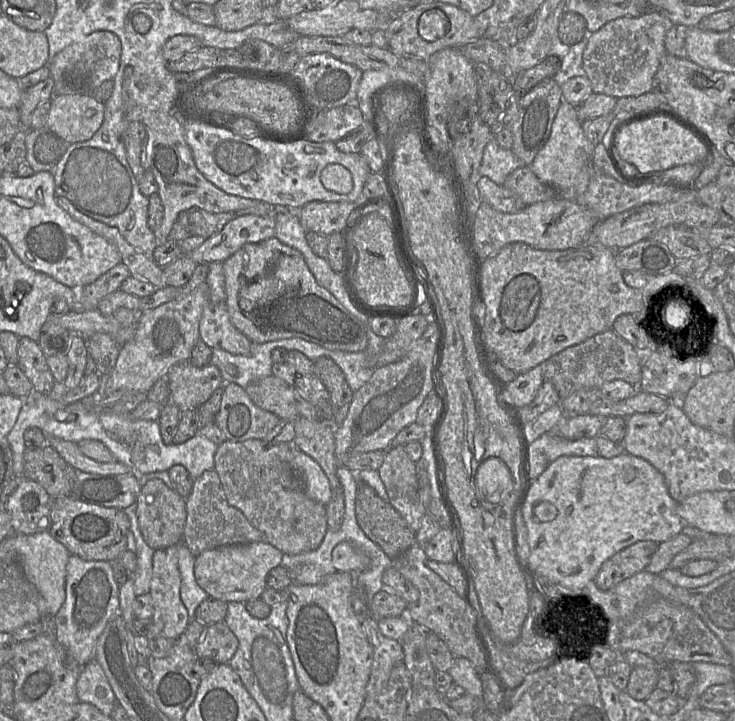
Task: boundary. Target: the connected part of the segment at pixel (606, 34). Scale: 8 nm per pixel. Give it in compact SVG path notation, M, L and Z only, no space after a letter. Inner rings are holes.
M647 11L639 17L621 17L606 23L587 36L583 52L583 68L594 93L616 99L634 97L653 90L654 76L666 54L666 33L675 26L656 11Z

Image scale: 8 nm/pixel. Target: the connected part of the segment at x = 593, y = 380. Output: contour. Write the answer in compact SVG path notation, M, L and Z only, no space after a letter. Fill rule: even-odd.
M612 329L568 347L541 364L544 381L552 383L561 400L583 388L599 389L604 383L624 380L638 386L642 378L640 353Z

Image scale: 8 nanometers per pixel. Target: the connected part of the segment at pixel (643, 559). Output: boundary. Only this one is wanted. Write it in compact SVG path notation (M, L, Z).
M651 540L638 541L607 559L595 576L601 590L607 590L619 582L645 570L656 552L658 544Z

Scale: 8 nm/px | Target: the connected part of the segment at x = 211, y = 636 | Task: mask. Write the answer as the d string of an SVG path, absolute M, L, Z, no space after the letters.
M223 622L209 624L195 648L197 657L210 658L218 664L229 663L237 651L239 641Z

